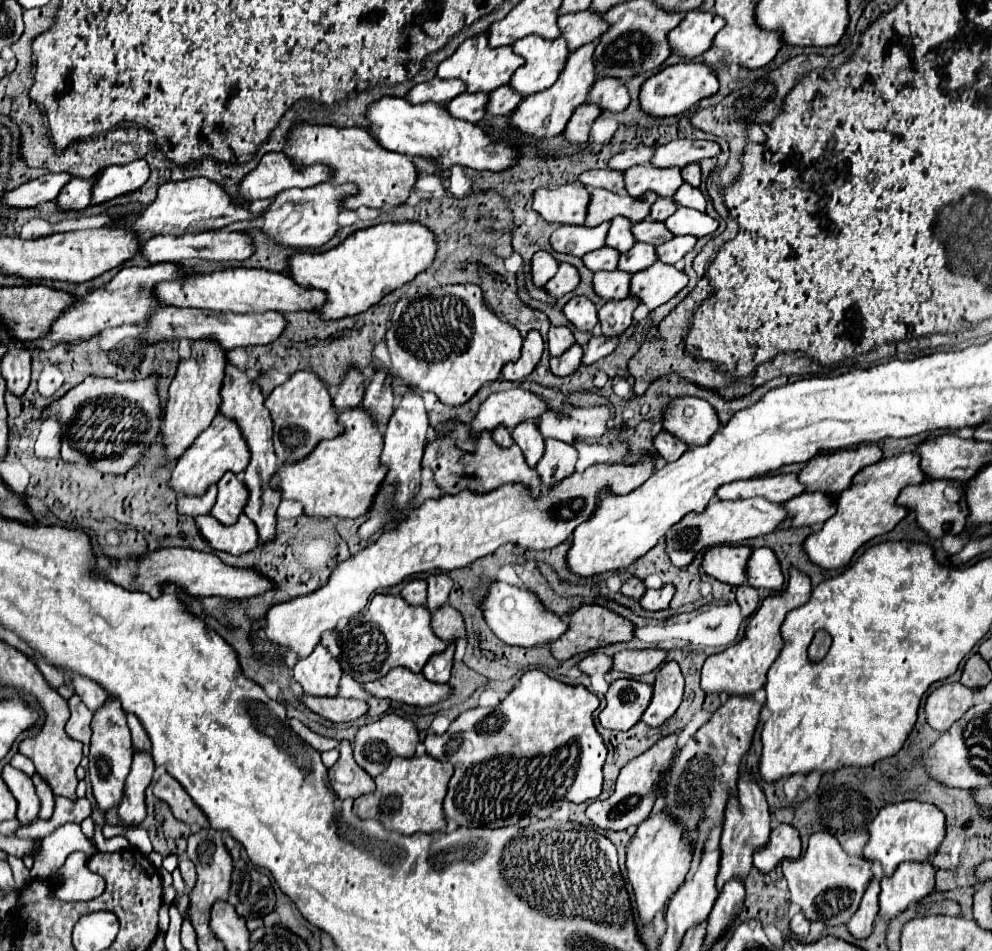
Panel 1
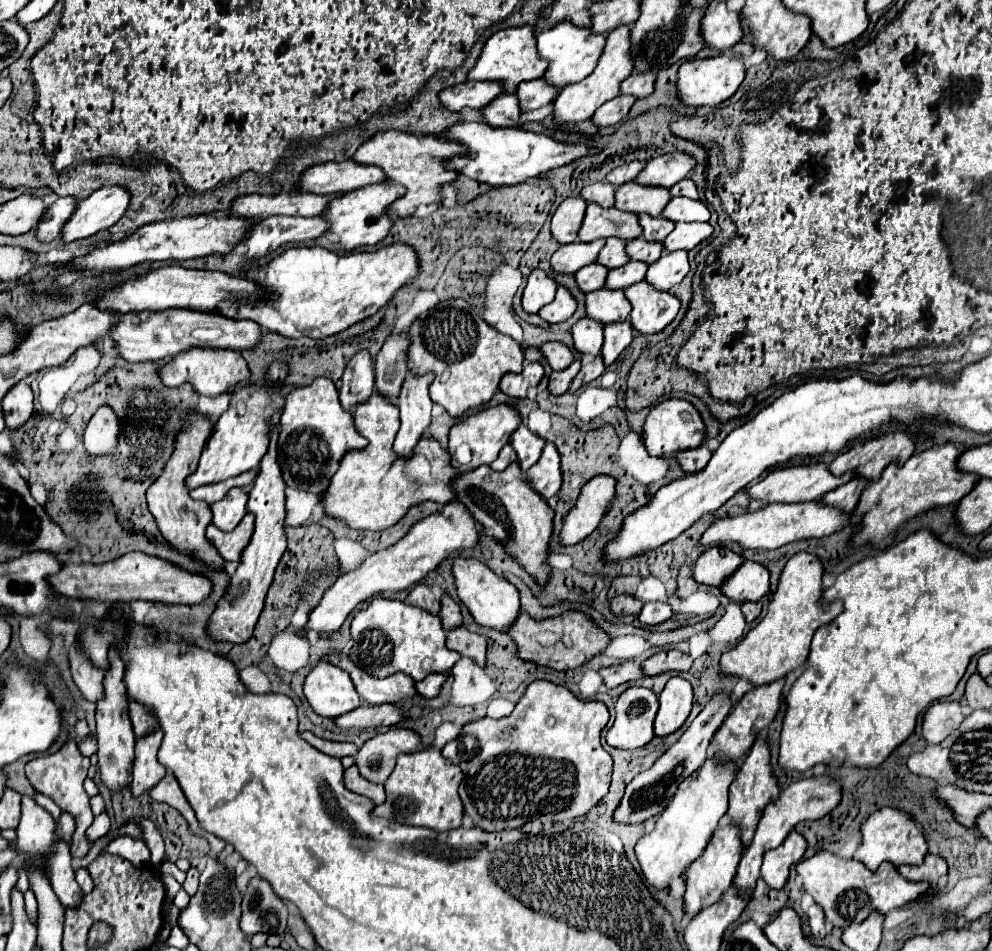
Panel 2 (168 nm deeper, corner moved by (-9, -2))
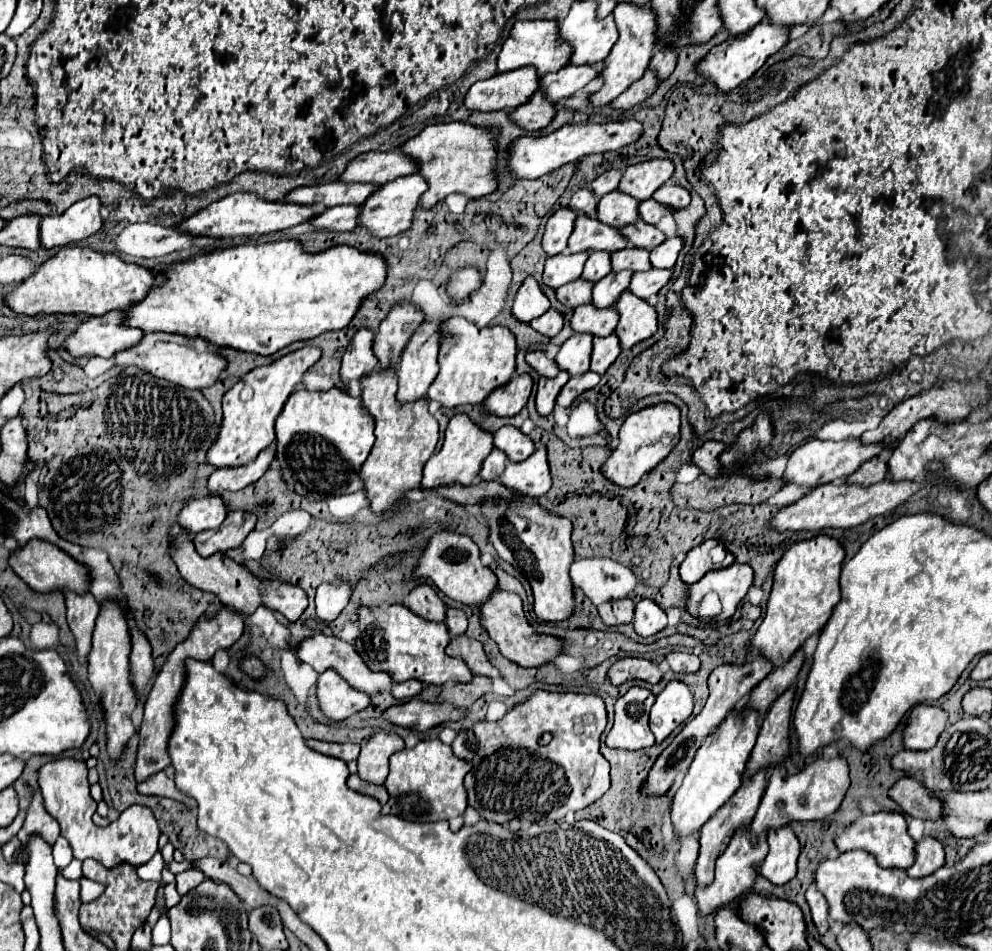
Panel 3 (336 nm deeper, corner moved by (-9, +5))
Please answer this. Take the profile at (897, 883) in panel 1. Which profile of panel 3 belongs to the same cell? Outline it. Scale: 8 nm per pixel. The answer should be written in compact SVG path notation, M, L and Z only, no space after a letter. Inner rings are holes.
M923 837L921 841L917 841L917 859L915 863L907 869L907 873L911 877L925 877L931 875L933 871L937 871L939 867L945 865L945 849L943 845L933 839L933 837Z

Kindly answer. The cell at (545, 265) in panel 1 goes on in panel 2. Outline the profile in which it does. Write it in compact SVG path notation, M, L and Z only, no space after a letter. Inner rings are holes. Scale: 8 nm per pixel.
M543 270L531 272L525 292L523 292L523 310L527 314L537 314L545 304L549 304L555 298L557 284L553 278L549 278Z

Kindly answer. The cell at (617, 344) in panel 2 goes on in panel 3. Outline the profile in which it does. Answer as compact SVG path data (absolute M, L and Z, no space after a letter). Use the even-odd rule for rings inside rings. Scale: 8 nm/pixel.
M611 333L611 337L595 337L593 341L593 355L591 355L591 371L603 375L609 365L617 359L621 353L619 349L619 337Z

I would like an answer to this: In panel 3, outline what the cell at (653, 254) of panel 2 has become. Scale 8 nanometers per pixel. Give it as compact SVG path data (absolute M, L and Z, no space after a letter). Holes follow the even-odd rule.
M621 249L611 253L611 263L613 263L613 271L623 271L623 269L631 269L631 271L647 271L651 269L649 263L649 251L647 249Z

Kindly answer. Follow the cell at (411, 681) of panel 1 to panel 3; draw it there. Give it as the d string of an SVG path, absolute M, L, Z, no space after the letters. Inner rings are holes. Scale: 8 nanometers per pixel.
M313 635L313 637L307 637L301 641L299 649L299 659L303 663L309 663L317 673L323 673L325 669L335 669L349 685L353 685L355 689L367 693L367 695L375 695L379 691L385 691L385 689L391 689L393 681L391 681L391 675L389 673L375 673L371 669L367 669L367 665L363 663L363 659L359 657L359 653L355 651L355 647L351 643L345 643L333 635Z

